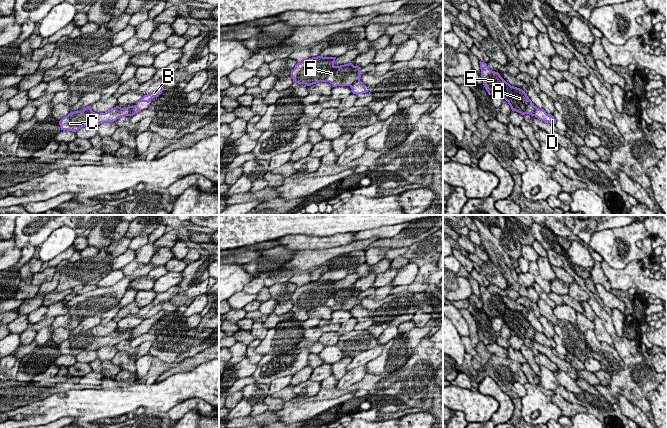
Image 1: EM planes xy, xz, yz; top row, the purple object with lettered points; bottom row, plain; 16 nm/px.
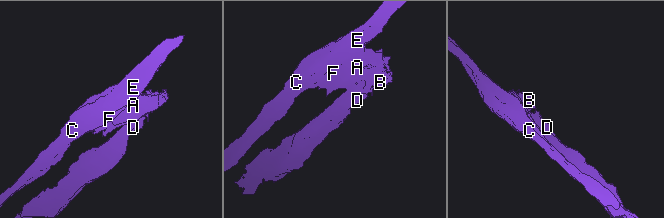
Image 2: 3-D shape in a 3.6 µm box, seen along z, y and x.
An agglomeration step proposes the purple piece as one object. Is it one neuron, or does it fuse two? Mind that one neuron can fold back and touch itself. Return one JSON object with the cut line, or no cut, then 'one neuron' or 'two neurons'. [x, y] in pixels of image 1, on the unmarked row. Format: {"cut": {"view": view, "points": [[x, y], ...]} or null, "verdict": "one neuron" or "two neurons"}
{"cut": {"view": "xy", "points": [[132, 329], [130, 340]]}, "verdict": "two neurons"}

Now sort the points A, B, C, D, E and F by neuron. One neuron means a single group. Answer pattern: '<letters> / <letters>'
A C E F / B D

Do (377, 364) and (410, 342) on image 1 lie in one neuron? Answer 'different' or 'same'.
same

